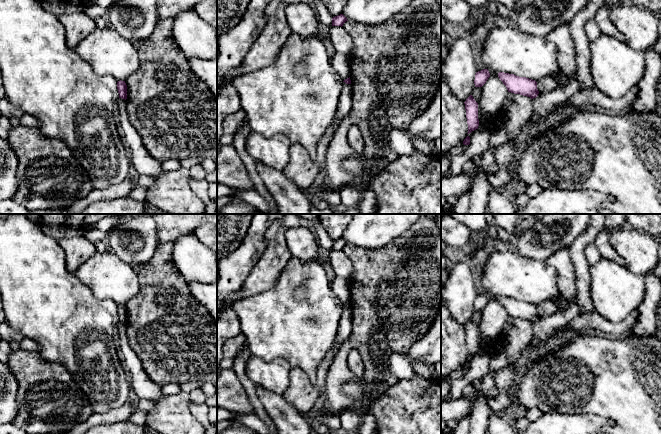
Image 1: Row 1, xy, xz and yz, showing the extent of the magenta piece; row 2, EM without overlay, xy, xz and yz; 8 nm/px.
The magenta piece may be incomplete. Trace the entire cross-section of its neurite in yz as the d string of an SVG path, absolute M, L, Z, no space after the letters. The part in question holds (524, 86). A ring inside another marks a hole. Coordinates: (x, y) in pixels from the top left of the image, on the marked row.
M499 72L498 77L506 86L508 92L527 96L531 99L536 98L539 94L535 80L504 72Z

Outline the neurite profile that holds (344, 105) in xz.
M343 82L339 102L335 113L335 119L339 124L349 113L352 107L352 87Z

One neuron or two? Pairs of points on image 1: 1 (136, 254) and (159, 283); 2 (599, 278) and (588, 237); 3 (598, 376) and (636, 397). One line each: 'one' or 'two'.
1: two
2: two
3: one

